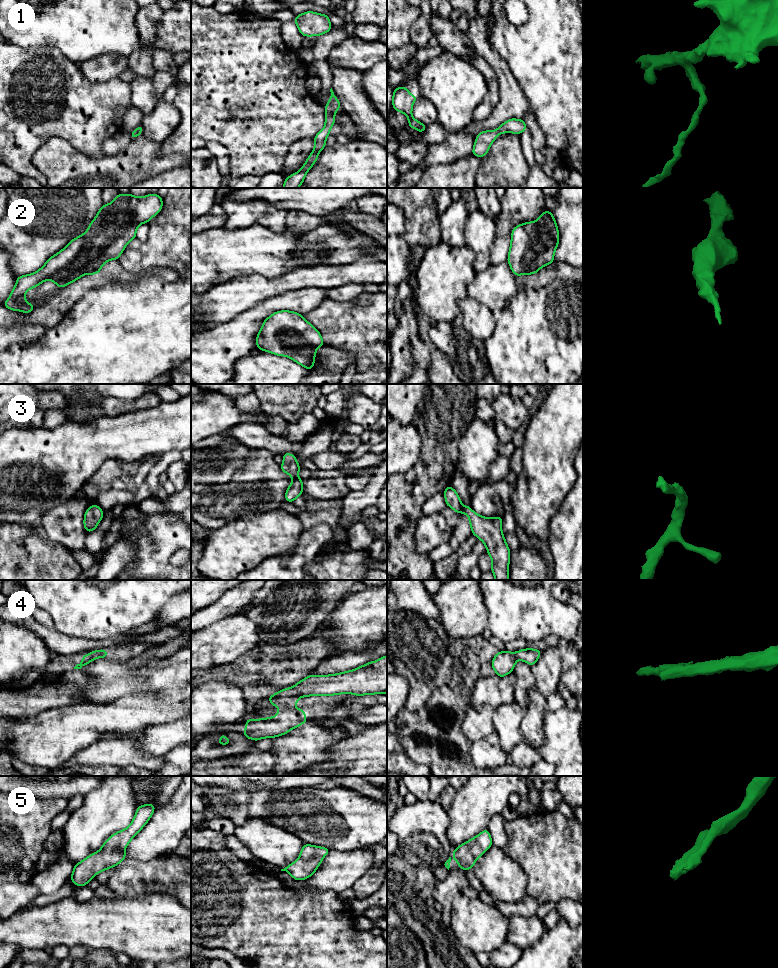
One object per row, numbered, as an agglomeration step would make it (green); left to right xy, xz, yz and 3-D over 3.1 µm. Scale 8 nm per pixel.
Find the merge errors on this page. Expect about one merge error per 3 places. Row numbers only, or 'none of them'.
none of them

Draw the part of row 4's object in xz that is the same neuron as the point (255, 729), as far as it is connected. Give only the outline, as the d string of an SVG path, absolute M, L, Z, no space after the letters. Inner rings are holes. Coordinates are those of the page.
M387 655L346 672L332 675L311 674L294 686L274 693L268 701L280 711L270 718L248 718L242 734L254 741L285 735L307 722L306 711L295 708L299 698L339 694L387 694Z

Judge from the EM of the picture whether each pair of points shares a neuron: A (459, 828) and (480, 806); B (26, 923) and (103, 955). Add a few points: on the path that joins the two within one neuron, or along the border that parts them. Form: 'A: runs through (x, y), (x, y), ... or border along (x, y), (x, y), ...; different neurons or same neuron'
A: runs through (464, 823), (475, 811); same neuron
B: border along (91, 949), (110, 949), (114, 953); different neurons

